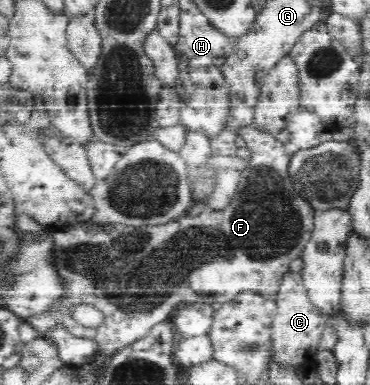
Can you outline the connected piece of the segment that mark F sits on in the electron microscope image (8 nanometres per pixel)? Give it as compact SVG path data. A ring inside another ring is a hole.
M251 126L240 128L238 137L242 145L250 150L248 166L241 171L238 191L234 203L222 211L206 209L200 215L180 216L162 225L151 225L132 228L130 224L99 224L94 220L77 223L64 229L52 230L51 262L58 277L63 281L64 307L58 313L50 306L44 313L28 316L25 323L30 323L38 331L46 331L54 325L64 325L74 337L90 339L104 351L102 359L126 347L128 343L138 341L154 324L171 319L186 303L194 303L196 295L218 297L226 295L224 301L232 301L242 291L257 291L275 299L282 276L290 269L290 262L301 257L302 251L310 241L315 228L315 209L293 191L288 176L290 156L282 142L274 135L262 133ZM90 303L100 308L106 321L98 327L82 327L72 323L72 317L66 313L68 305Z

